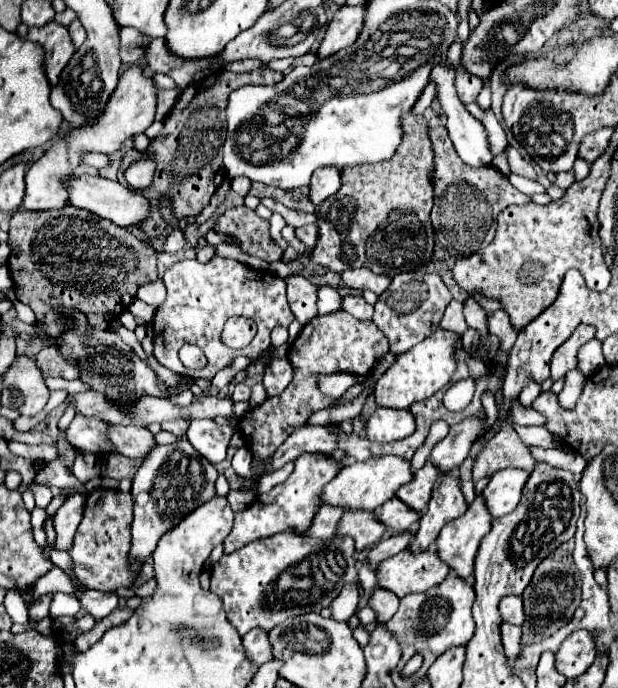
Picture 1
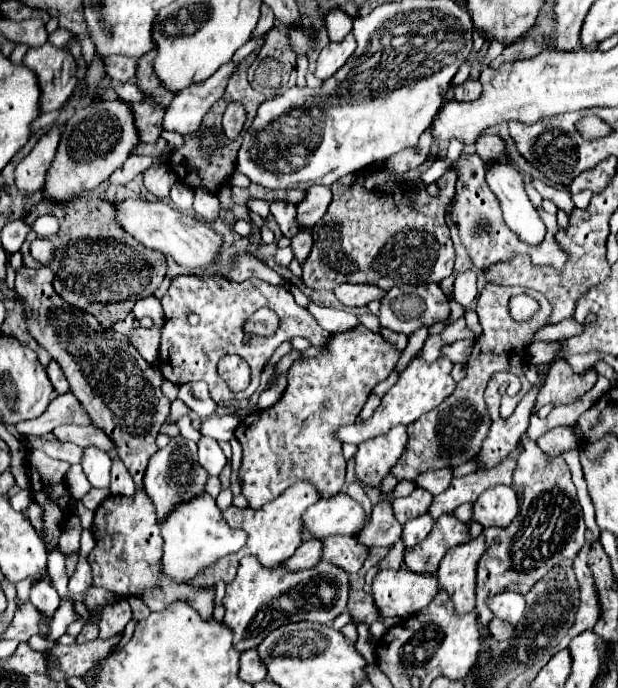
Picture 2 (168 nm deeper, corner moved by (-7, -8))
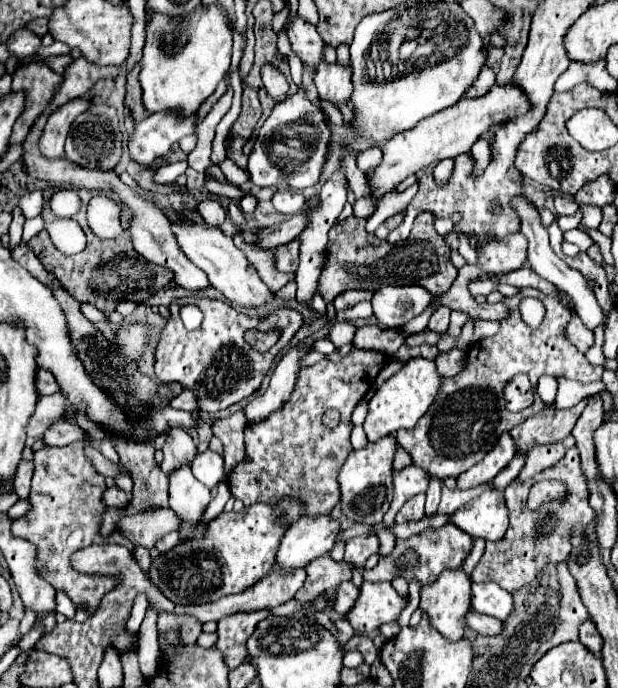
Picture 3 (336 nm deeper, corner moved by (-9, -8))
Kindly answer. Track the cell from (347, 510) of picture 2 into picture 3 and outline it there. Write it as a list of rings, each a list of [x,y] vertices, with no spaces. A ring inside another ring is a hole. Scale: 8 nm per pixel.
[[[319,515],[317,519],[299,519],[281,539],[275,569],[291,573],[305,569],[313,559],[329,553],[339,533],[339,523],[333,517]]]

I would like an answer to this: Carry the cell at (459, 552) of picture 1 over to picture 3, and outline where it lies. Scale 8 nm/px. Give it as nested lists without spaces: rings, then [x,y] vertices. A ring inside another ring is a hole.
[[[463,569],[443,571],[435,585],[421,587],[419,611],[429,617],[433,629],[437,629],[447,641],[455,643],[463,637],[461,615],[469,611],[471,579]]]

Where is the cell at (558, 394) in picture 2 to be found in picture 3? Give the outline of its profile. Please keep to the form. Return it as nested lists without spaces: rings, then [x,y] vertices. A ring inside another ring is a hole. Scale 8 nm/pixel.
[[[583,399],[581,403],[577,403],[575,407],[567,409],[567,411],[545,411],[541,415],[533,415],[533,419],[527,419],[525,423],[513,427],[513,431],[509,431],[509,435],[513,437],[515,445],[517,445],[517,455],[519,453],[527,453],[531,451],[535,445],[549,445],[549,443],[557,443],[561,439],[565,439],[571,429],[573,423],[577,421],[577,415],[581,415],[583,407],[585,407],[587,399]]]

